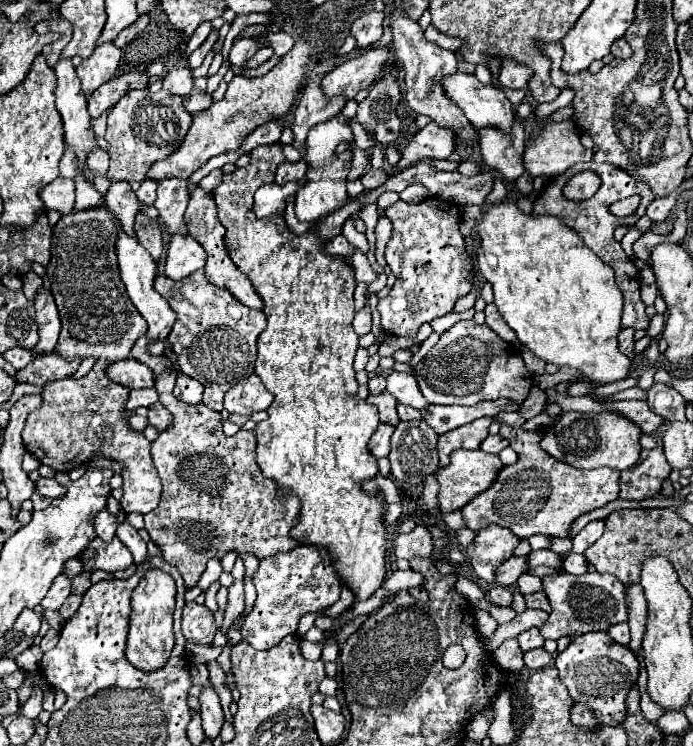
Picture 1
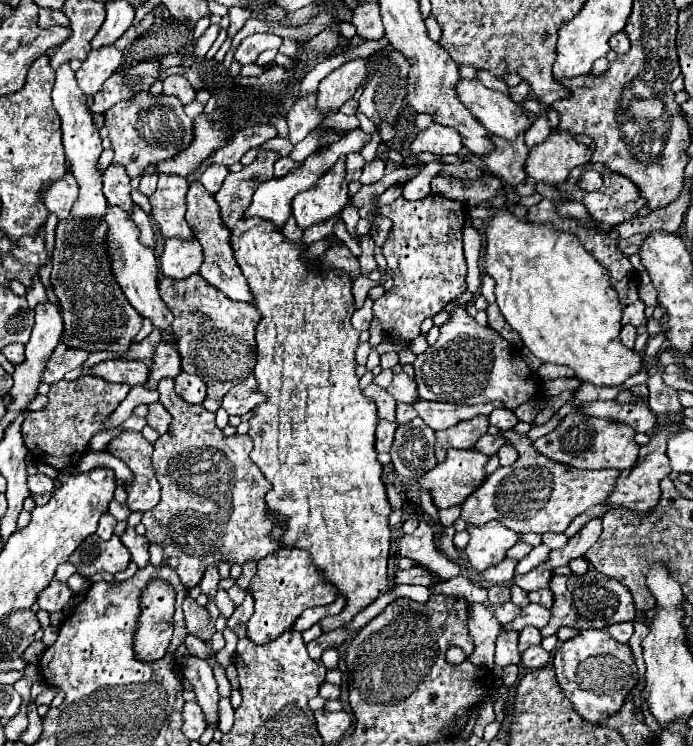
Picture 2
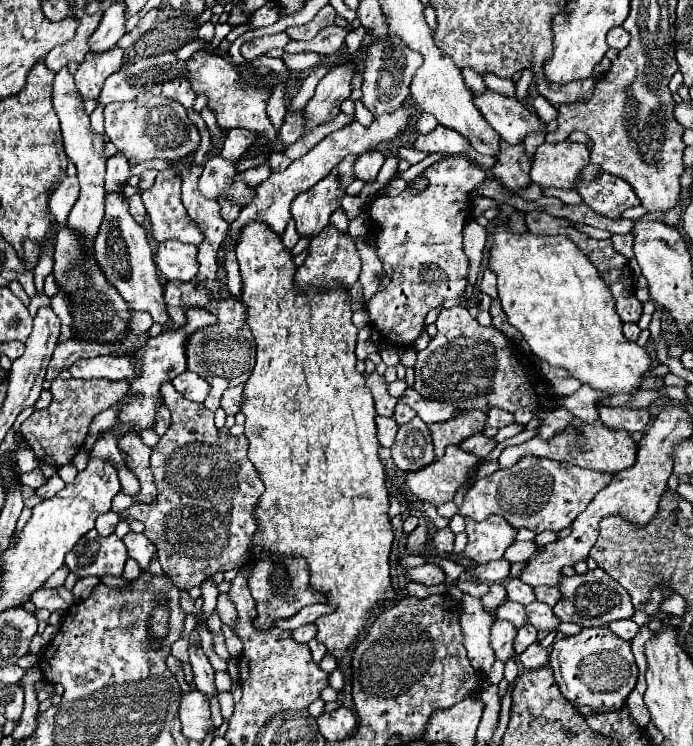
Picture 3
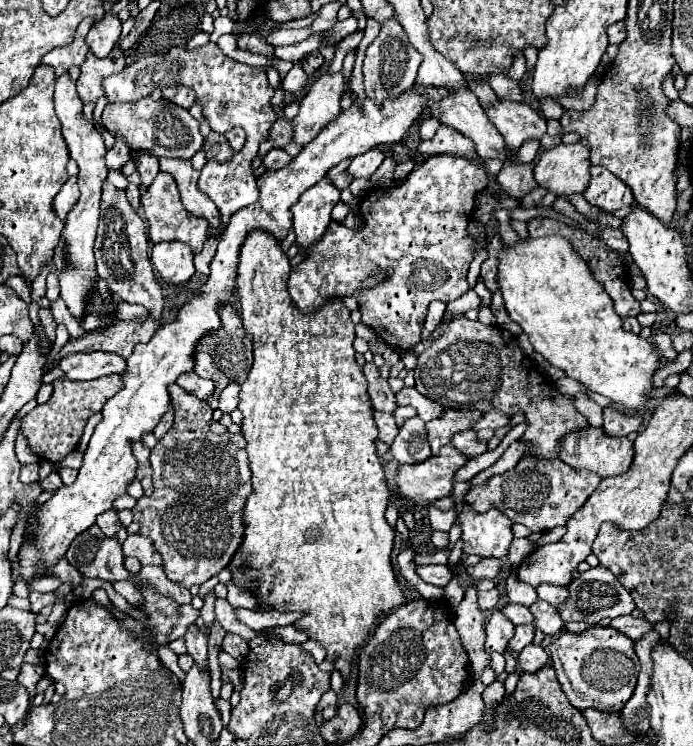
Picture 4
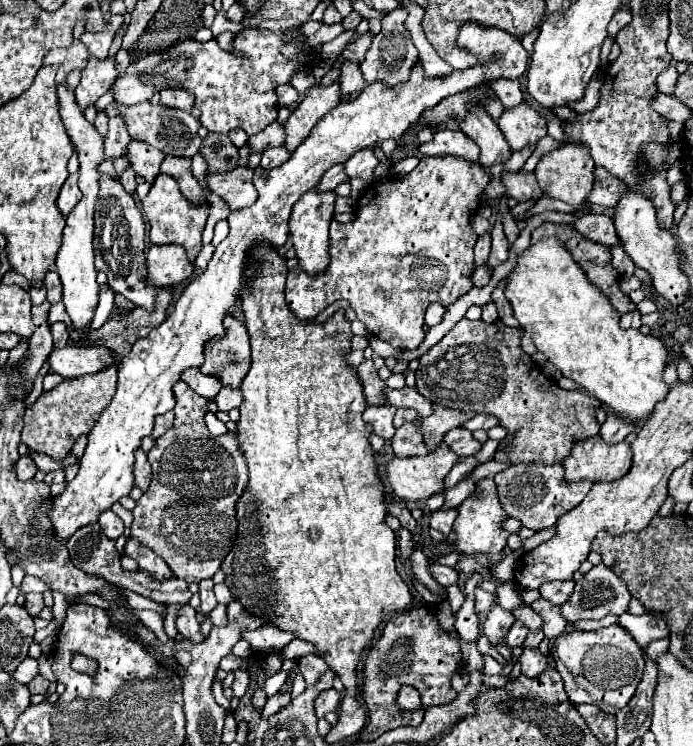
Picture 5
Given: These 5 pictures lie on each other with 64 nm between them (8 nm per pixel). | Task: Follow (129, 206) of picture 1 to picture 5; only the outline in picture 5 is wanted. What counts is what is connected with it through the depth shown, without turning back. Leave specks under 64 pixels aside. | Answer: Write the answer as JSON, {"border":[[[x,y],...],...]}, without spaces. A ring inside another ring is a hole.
{"border":[[[116,118],[110,120],[110,130],[108,130],[108,138],[104,140],[104,148],[106,148],[106,158],[114,160],[114,158],[122,158],[126,156],[126,148],[130,144],[130,136],[126,132],[126,124],[116,122]]]}

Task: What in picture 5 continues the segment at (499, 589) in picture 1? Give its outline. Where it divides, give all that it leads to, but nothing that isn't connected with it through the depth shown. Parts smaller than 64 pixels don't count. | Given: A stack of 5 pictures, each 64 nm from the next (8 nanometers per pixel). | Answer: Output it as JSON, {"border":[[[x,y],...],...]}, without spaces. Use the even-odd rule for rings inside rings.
{"border":[[[476,588],[476,610],[480,614],[488,612],[494,604],[496,604],[496,594],[490,594],[490,592],[484,592],[482,588]]]}

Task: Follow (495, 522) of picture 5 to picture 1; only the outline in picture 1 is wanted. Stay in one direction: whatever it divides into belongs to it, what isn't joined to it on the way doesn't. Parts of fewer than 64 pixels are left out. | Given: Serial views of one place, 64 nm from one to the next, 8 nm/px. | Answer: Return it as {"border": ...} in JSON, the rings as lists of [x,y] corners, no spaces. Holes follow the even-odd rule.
{"border":[[[490,524],[488,528],[480,530],[474,542],[466,548],[466,558],[478,578],[486,580],[488,584],[496,584],[498,566],[512,556],[518,542],[518,536],[514,536],[510,530]]]}

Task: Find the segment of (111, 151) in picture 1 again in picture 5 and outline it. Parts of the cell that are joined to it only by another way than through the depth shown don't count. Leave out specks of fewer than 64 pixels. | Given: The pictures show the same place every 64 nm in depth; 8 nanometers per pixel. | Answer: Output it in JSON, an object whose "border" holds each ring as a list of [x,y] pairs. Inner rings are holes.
{"border":[[[112,102],[104,108],[106,116],[120,116],[128,128],[128,134],[132,140],[140,140],[140,142],[148,142],[150,146],[162,150],[166,156],[182,156],[182,158],[192,158],[202,140],[198,136],[198,128],[200,122],[198,118],[194,118],[190,112],[182,112],[182,110],[174,110],[170,106],[162,106],[162,104],[150,104],[150,102],[140,102],[134,106],[122,106],[118,102]]]}

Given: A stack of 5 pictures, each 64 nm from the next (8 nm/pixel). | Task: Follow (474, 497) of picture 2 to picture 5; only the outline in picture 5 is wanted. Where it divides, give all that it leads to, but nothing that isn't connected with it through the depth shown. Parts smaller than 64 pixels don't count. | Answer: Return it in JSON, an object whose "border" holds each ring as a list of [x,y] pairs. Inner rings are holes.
{"border":[[[518,464],[510,466],[508,470],[494,476],[496,488],[498,488],[498,500],[502,502],[506,514],[510,518],[520,520],[530,530],[544,530],[558,522],[558,518],[566,512],[570,512],[574,506],[578,506],[594,482],[580,480],[580,482],[566,482],[564,478],[564,466],[538,466],[538,464]]]}

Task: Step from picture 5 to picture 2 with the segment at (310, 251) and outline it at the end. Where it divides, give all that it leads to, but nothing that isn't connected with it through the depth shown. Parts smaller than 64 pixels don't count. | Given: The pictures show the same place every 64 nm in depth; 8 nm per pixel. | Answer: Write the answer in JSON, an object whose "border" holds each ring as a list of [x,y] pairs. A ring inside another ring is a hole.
{"border":[[[341,156],[328,174],[324,174],[312,188],[300,192],[292,200],[292,214],[302,230],[332,218],[348,204],[348,182],[344,174],[339,174],[345,173],[345,161],[346,156]]]}

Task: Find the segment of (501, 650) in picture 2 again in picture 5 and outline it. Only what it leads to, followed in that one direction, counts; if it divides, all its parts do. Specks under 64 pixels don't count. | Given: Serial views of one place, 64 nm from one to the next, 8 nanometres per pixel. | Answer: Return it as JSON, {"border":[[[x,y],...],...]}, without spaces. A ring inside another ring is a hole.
{"border":[[[496,604],[494,612],[490,612],[486,616],[486,622],[484,622],[484,636],[488,638],[492,648],[504,642],[504,638],[506,638],[512,624],[514,624],[514,616],[508,610],[504,610]]]}

